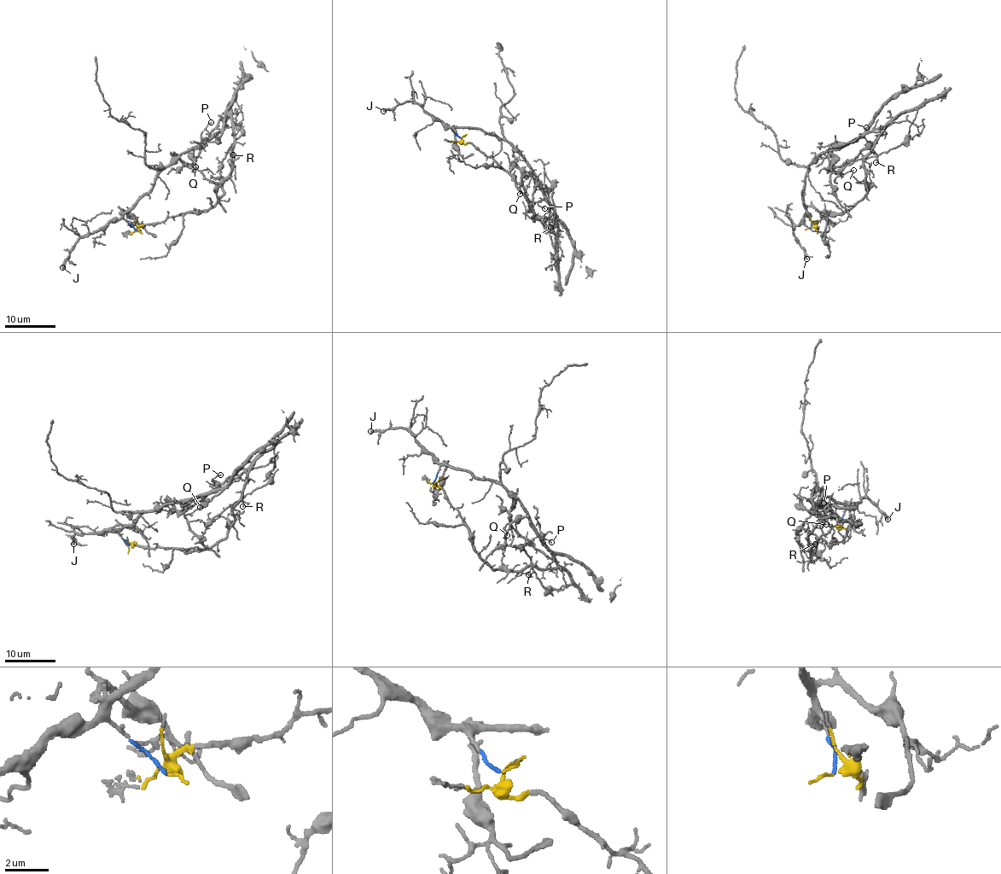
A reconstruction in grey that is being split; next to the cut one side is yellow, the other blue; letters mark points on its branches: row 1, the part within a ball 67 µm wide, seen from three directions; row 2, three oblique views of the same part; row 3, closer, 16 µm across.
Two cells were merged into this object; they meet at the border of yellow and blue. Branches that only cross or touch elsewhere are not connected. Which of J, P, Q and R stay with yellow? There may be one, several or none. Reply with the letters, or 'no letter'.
R

